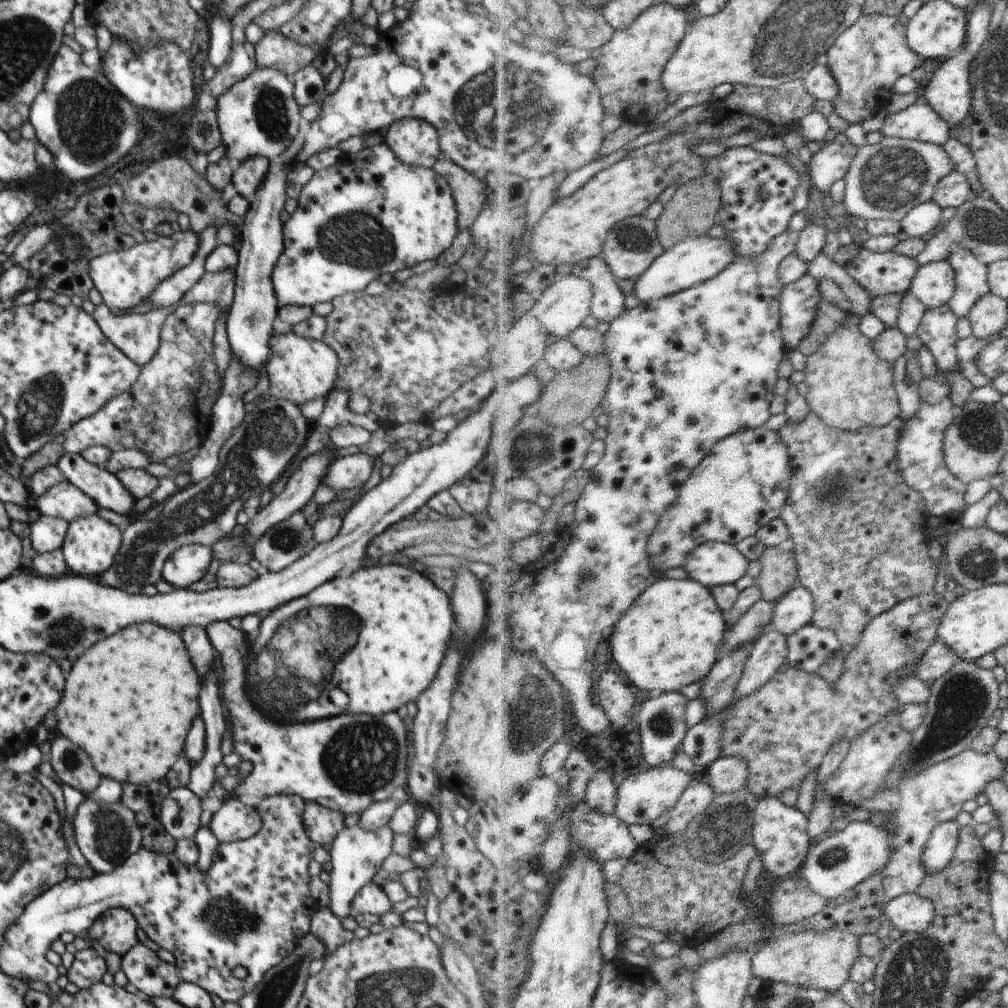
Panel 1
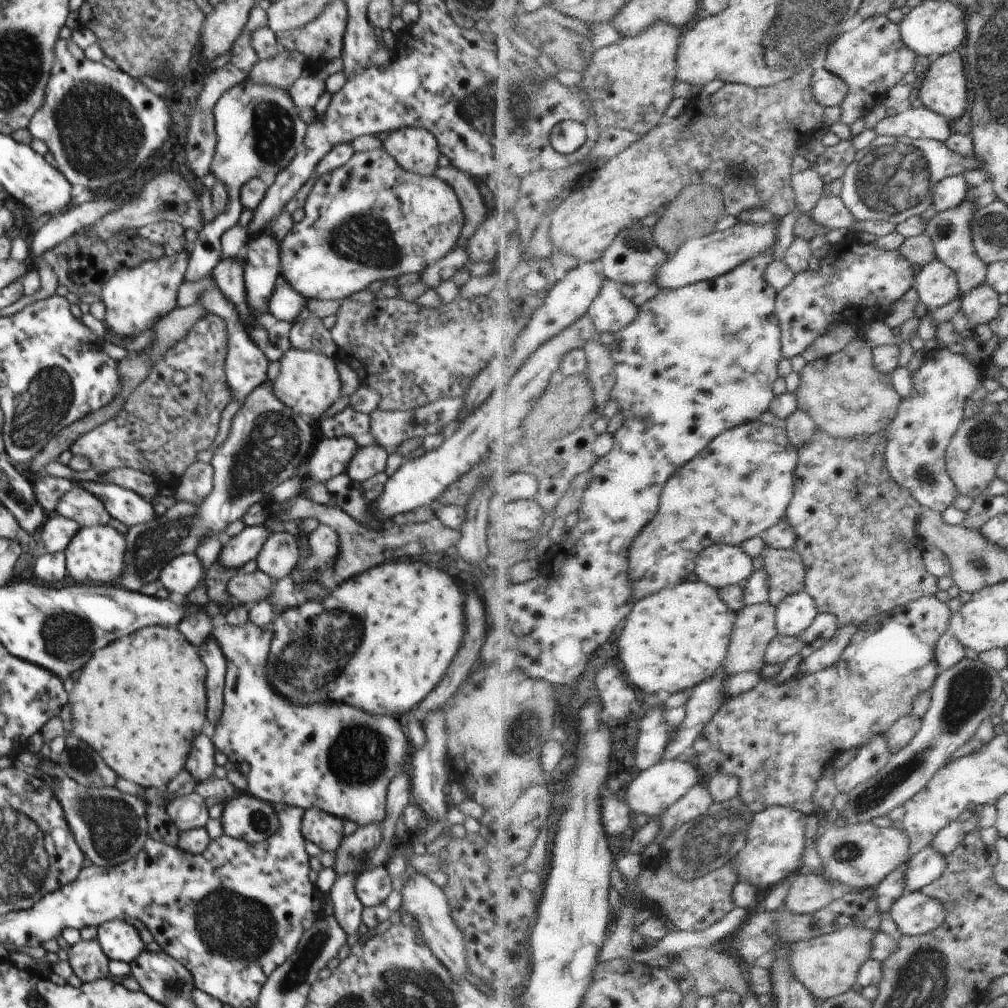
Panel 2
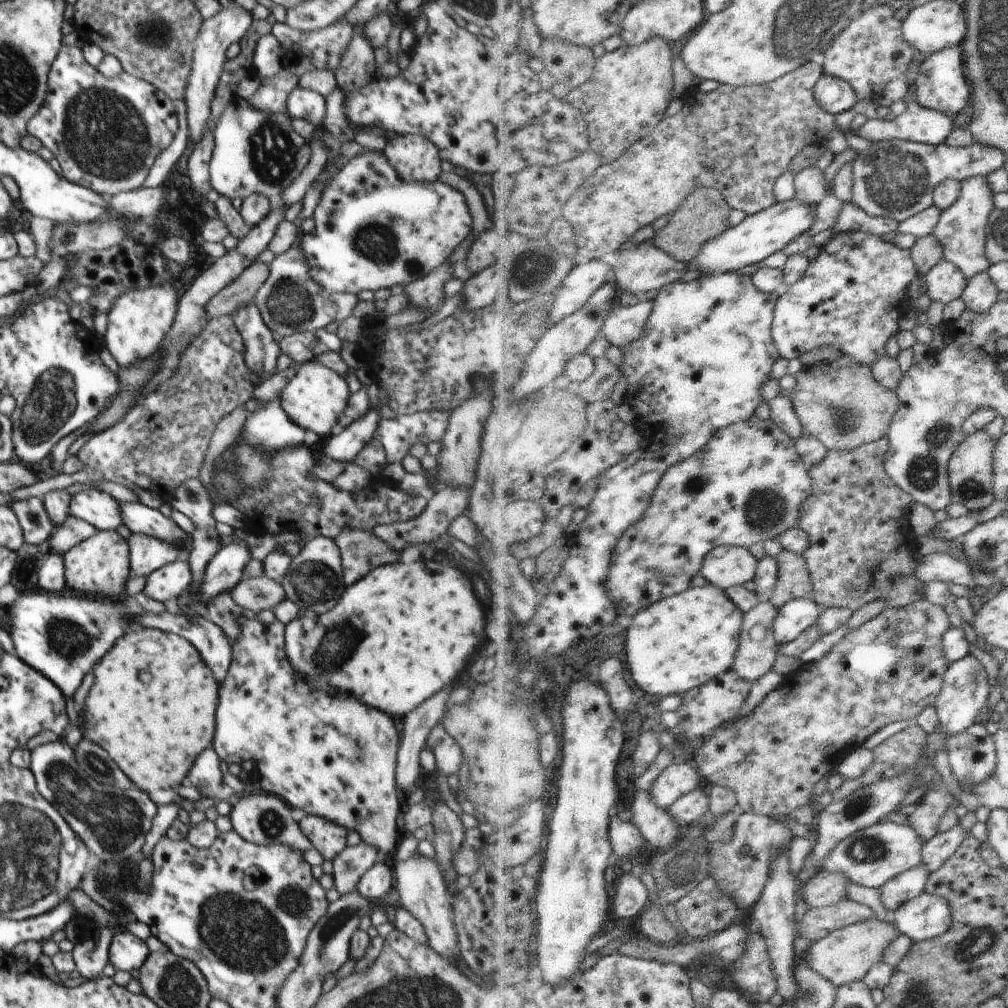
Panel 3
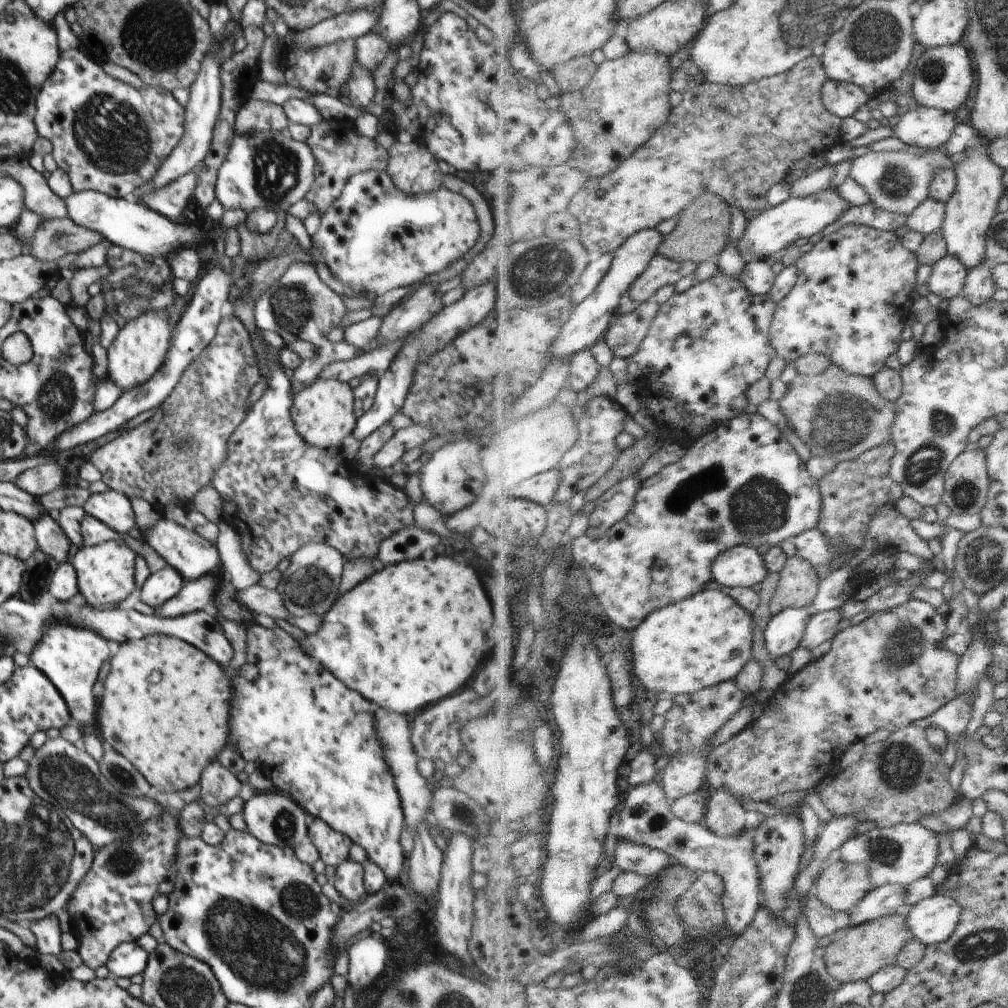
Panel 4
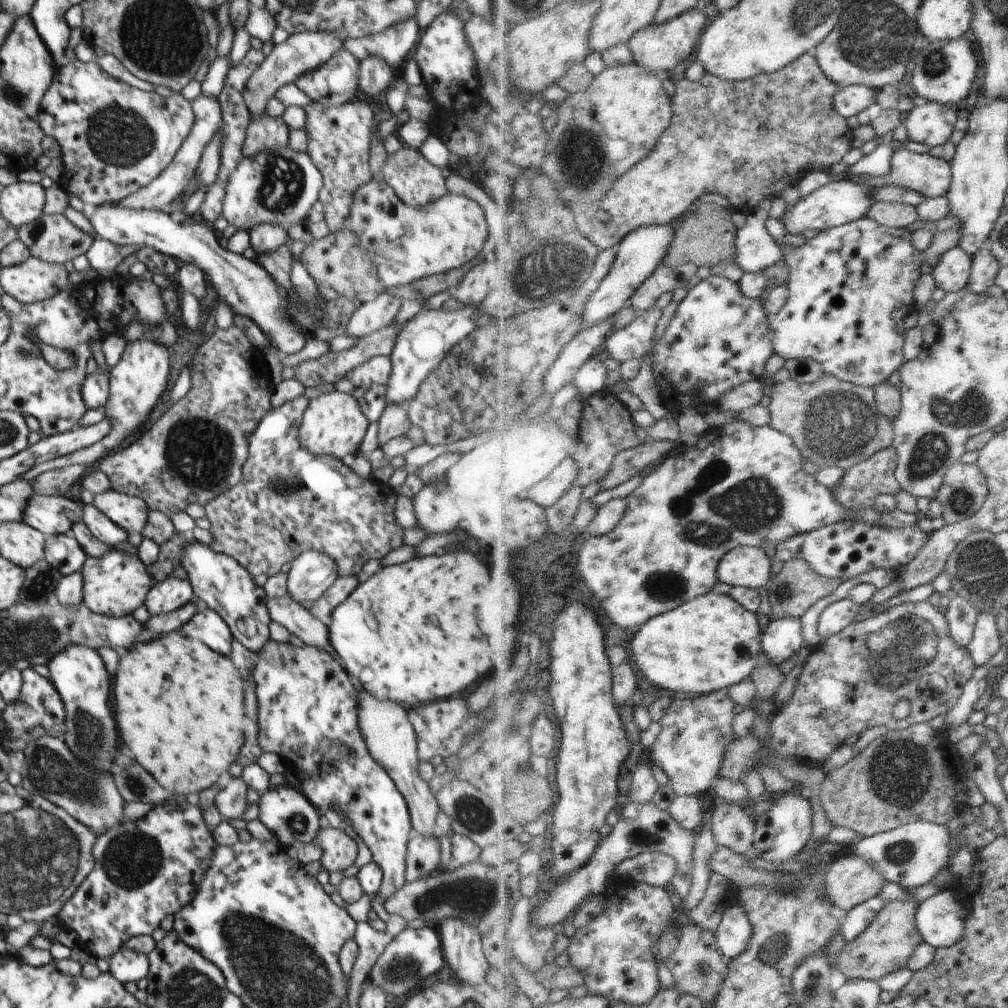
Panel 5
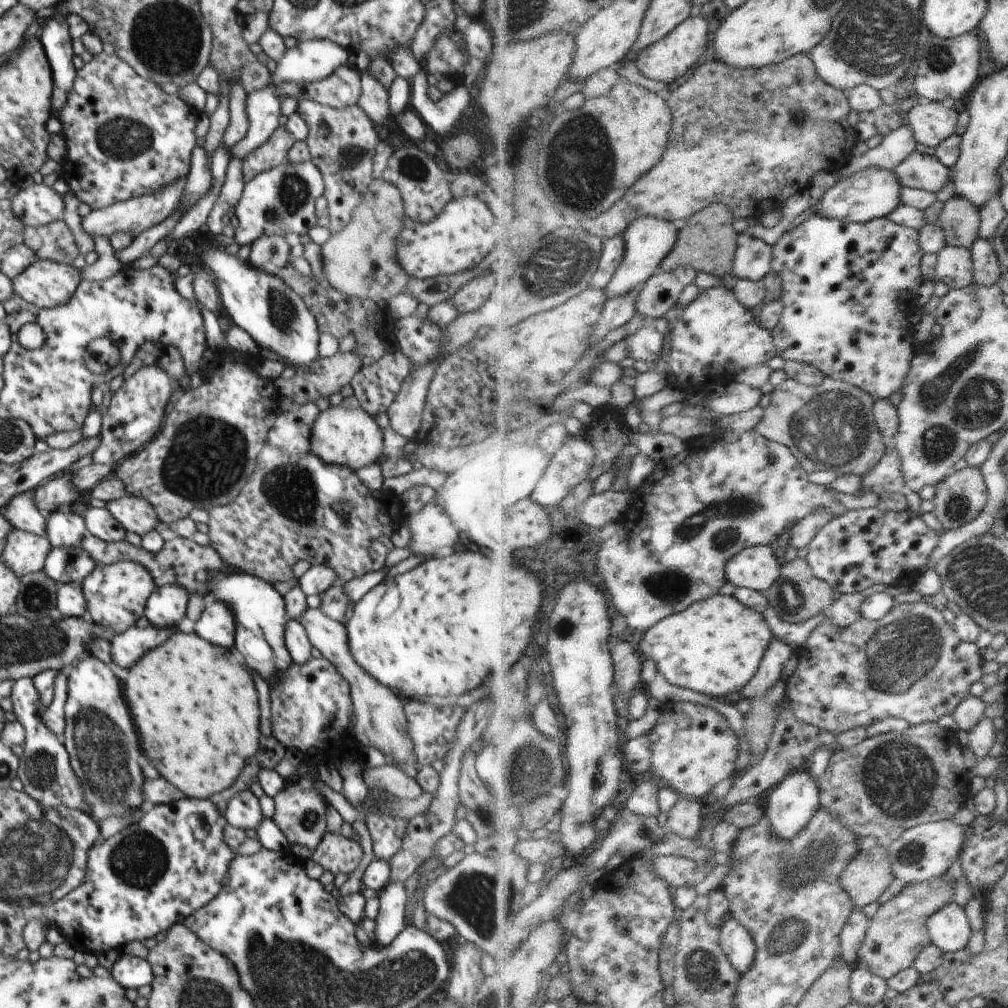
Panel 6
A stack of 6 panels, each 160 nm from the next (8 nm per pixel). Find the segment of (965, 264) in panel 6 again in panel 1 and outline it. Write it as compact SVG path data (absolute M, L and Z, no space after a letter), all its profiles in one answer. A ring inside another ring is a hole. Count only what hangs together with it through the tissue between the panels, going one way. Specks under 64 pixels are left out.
M948 259L921 266L910 291L929 309L939 309L955 294L955 268Z

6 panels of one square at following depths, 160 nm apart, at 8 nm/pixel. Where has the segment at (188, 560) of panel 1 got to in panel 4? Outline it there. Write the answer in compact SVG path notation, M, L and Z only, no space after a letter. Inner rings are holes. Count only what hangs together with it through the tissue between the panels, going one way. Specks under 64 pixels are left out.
M170 566L151 574L140 590L141 601L157 609L176 596L184 584L183 576Z

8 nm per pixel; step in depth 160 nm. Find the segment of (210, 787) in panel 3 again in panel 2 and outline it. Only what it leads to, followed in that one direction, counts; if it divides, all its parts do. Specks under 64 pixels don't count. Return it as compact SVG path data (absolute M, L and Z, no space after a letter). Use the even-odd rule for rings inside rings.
M200 733L193 742L184 770L188 771L197 783L212 780L216 768L214 755L217 751L212 739Z

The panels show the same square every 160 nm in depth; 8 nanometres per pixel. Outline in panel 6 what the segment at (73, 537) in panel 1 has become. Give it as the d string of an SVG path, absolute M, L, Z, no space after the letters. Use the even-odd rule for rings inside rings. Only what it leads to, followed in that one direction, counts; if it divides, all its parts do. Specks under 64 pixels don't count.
M118 560L106 566L97 565L81 586L87 603L87 617L104 626L110 635L123 634L128 628L136 626L136 622L144 616L150 594L156 588L150 572L144 566L128 560Z

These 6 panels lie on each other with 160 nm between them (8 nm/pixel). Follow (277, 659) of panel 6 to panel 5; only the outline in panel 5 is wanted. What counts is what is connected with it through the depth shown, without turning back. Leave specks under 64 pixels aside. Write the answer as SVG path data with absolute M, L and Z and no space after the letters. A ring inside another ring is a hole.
M192 540L181 556L181 566L188 572L193 594L198 596L202 606L215 610L230 627L233 638L248 650L259 653L271 638L269 625L272 617L267 607L267 592L254 580L252 575L232 557L213 551L209 545Z

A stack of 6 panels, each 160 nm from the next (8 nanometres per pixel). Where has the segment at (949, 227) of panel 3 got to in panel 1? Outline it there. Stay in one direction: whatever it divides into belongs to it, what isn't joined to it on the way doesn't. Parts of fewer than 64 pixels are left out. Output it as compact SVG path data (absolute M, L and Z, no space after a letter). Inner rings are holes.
M954 244L950 251L947 259L955 268L955 294L947 305L962 318L990 291L988 266L963 244Z

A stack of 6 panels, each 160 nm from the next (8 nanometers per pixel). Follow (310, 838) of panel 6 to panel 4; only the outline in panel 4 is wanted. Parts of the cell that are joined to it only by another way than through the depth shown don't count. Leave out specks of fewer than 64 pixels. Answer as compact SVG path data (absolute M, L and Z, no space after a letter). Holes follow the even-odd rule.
M278 790L256 792L245 802L243 814L247 831L263 843L277 847L288 845L290 848L298 846L308 839L309 816L307 812L290 796Z

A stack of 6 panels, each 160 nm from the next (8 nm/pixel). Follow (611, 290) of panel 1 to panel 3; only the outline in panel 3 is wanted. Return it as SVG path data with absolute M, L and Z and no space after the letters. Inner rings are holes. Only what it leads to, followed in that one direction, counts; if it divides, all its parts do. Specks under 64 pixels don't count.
M644 300L629 307L616 307L610 311L602 334L612 345L624 350L638 340L655 311L655 300Z

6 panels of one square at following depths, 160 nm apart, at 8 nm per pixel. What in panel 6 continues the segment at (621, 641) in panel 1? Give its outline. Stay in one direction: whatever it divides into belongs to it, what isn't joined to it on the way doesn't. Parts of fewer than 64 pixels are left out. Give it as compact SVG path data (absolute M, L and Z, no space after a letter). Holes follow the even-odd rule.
M719 594L694 603L683 613L670 615L639 637L638 642L642 653L654 660L668 682L716 697L741 693L758 674L774 639L774 632L759 609L750 608L736 596Z

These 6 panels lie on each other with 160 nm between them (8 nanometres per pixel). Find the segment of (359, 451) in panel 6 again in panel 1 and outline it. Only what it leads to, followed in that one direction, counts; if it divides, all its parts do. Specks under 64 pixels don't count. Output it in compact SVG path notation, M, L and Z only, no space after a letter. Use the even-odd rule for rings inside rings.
M293 332L274 337L266 372L269 378L267 394L274 399L284 399L303 405L312 399L326 399L335 388L338 378L337 354L323 341L300 338Z

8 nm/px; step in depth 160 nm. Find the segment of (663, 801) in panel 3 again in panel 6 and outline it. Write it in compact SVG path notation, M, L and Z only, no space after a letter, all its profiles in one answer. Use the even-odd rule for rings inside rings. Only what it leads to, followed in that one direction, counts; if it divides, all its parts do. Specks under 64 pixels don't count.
M665 700L661 706L661 716L652 730L648 732L652 750L653 770L650 777L656 781L667 781L672 789L676 789L682 796L701 799L713 790L727 778L733 776L737 771L736 762L740 758L740 735L732 726L730 720L718 712L716 708L710 706L692 703L688 701Z

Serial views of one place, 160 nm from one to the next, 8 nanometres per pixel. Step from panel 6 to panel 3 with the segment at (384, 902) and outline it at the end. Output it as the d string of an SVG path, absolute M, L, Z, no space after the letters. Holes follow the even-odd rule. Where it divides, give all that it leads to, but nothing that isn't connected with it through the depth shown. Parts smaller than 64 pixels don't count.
M245 619L241 626L240 636L232 642L232 660L227 675L219 683L219 703L217 706L215 733L210 744L210 748L216 751L220 760L228 763L242 763L252 759L259 768L260 784L258 790L280 797L290 806L301 808L308 815L316 815L326 820L335 822L337 825L347 828L348 832L358 832L362 842L374 847L386 858L396 850L398 844L398 831L396 820L400 814L400 800L398 800L398 789L395 781L395 770L397 765L397 750L400 744L400 736L394 725L394 720L388 713L382 712L377 708L368 706L354 697L347 694L337 694L332 696L326 689L311 689L307 678L298 672L284 652L285 624L278 619L272 624L264 624L259 619Z

